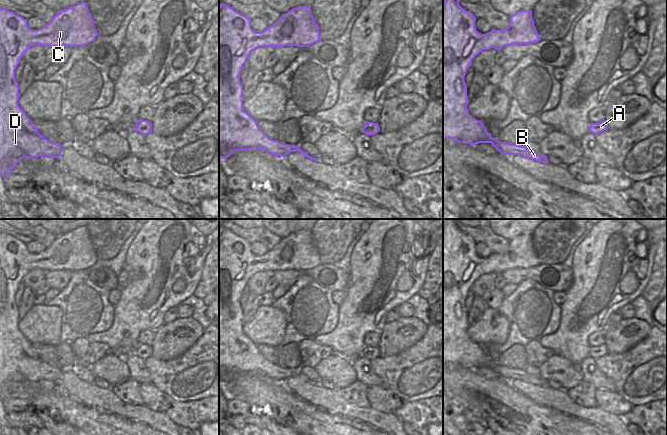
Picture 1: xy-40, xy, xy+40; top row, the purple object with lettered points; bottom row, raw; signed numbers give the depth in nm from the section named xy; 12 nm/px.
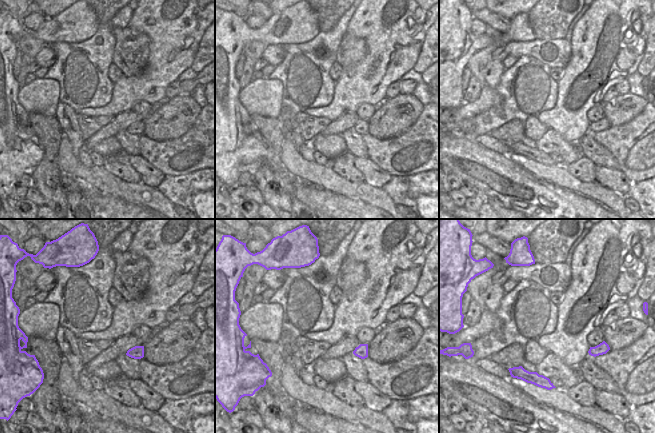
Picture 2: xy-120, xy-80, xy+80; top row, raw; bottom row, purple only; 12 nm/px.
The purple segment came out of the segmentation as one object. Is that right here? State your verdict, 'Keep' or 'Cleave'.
Keep.

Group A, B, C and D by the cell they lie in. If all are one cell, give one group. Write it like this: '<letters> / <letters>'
A B C D

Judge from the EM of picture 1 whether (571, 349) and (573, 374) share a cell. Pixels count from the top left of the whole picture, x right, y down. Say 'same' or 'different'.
different

